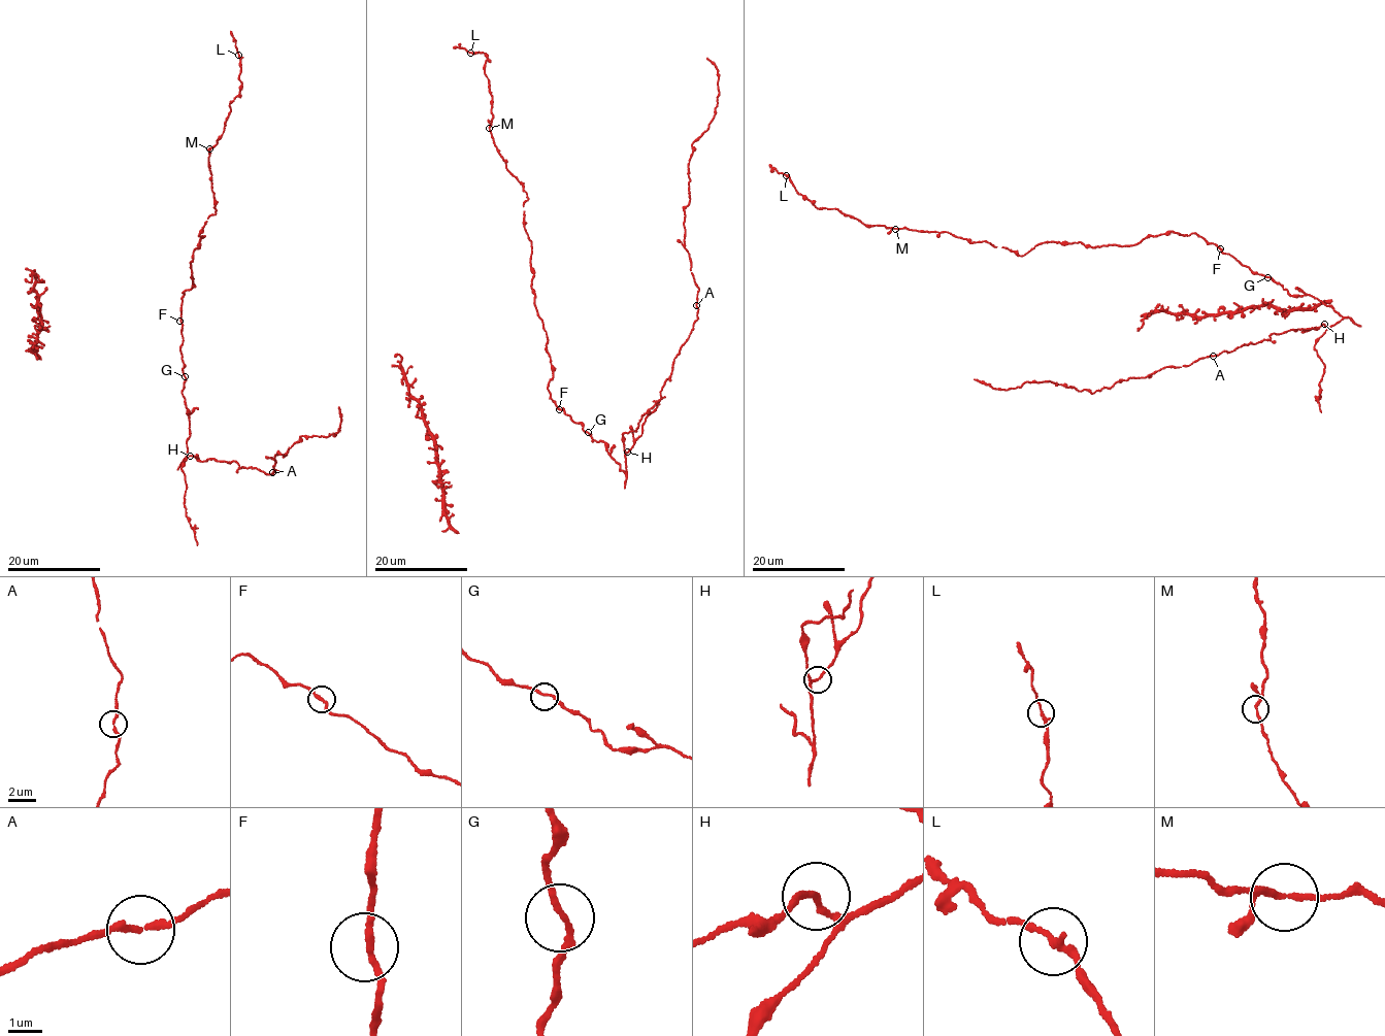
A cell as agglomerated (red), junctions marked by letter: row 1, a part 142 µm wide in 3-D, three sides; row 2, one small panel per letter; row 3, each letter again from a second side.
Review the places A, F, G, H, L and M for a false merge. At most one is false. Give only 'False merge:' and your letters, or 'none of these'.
False merge: none of these

